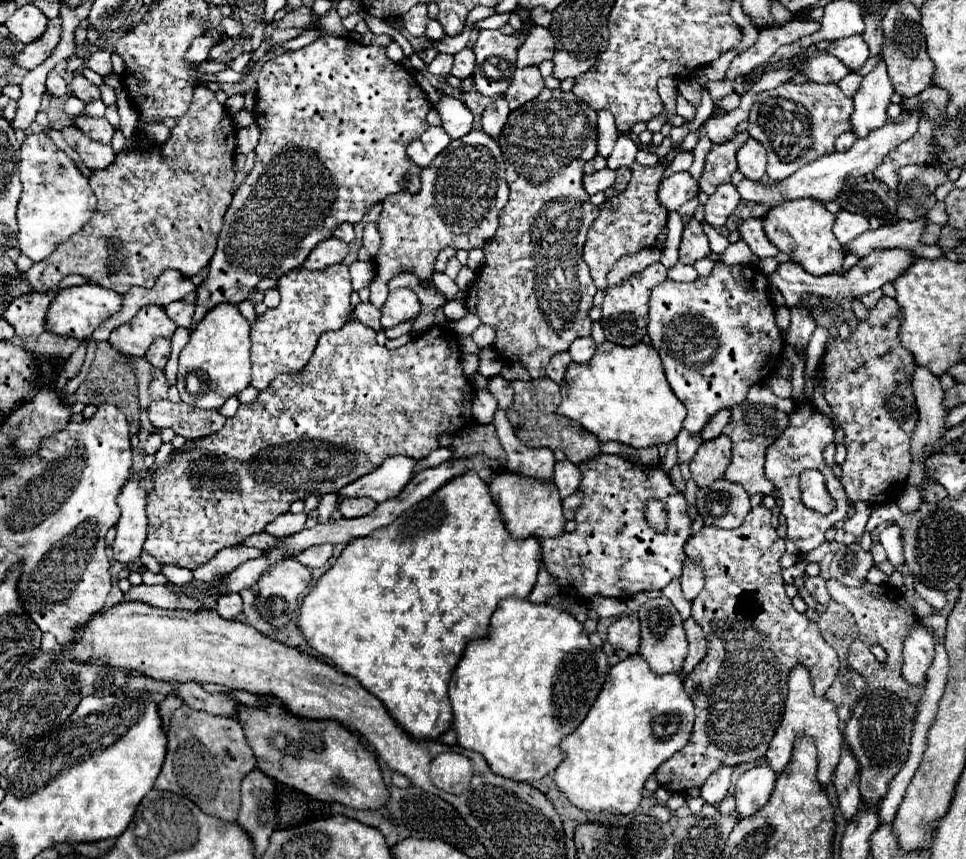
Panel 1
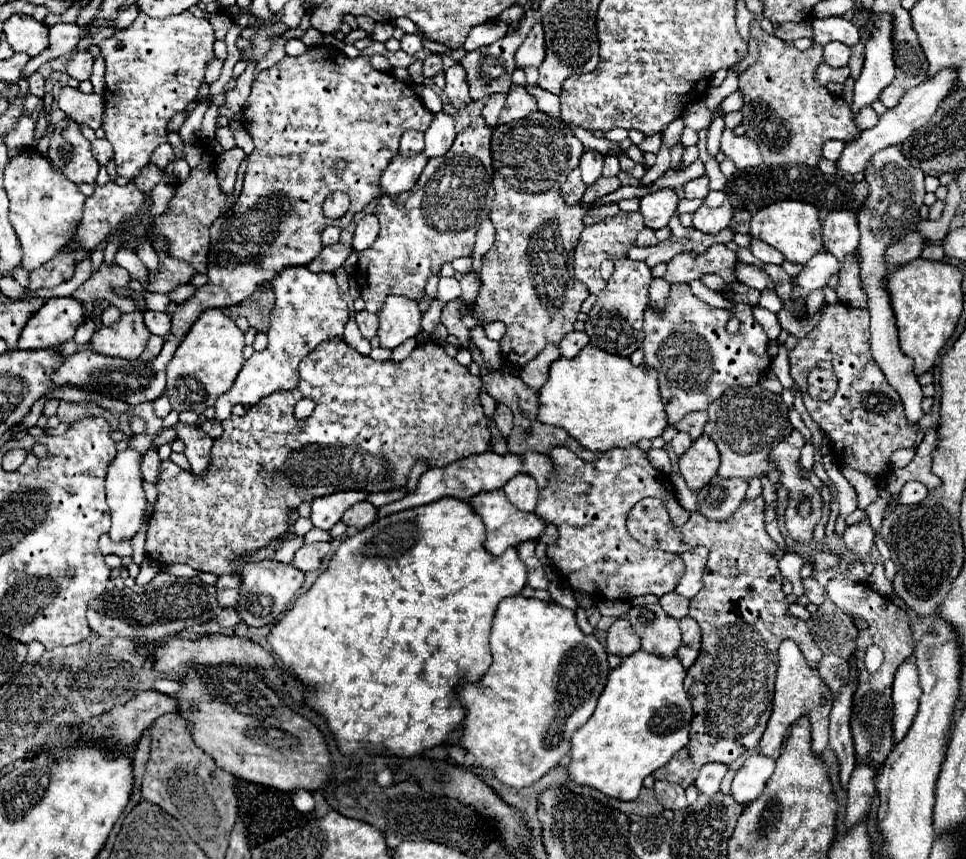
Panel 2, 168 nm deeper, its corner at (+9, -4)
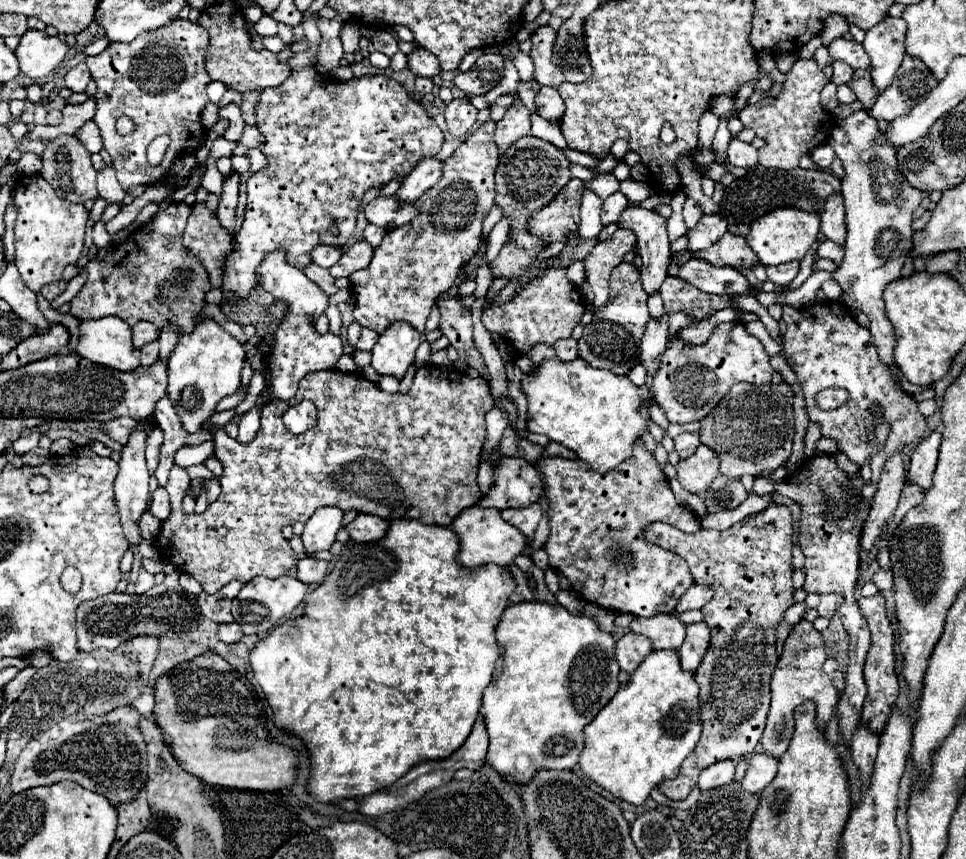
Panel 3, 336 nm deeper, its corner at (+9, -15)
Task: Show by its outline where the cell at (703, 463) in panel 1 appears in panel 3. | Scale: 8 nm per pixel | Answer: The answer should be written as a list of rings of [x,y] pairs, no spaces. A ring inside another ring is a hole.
[[[701,444],[693,456],[677,464],[677,480],[687,492],[699,494],[709,488],[709,484],[717,476],[717,470],[719,470],[717,454],[709,446]]]

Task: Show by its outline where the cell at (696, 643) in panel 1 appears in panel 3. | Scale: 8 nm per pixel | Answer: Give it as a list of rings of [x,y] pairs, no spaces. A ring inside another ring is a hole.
[[[705,622],[689,624],[685,642],[679,650],[681,668],[685,672],[695,672],[697,666],[701,664],[705,652],[707,652],[707,646],[709,646],[709,628],[707,628],[707,624]]]

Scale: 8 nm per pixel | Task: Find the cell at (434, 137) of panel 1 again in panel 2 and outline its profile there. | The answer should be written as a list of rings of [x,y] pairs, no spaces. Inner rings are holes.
[[[417,153],[415,157],[397,155],[381,175],[381,181],[379,181],[381,193],[389,197],[397,197],[413,189],[425,165],[427,165],[427,159],[421,153]]]

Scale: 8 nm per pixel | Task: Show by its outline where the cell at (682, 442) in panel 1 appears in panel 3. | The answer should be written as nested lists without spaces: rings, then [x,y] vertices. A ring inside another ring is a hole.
[[[697,432],[695,434],[681,434],[681,436],[675,438],[675,452],[681,458],[687,458],[687,456],[691,456],[697,450],[699,444],[701,442],[699,442],[699,434]]]

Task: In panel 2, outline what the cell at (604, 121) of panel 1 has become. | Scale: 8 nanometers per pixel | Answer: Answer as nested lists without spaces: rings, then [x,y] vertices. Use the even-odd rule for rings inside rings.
[[[593,151],[583,153],[579,169],[581,169],[581,179],[587,187],[597,183],[597,179],[601,177],[601,165],[603,165],[603,155],[601,153],[593,153]]]

